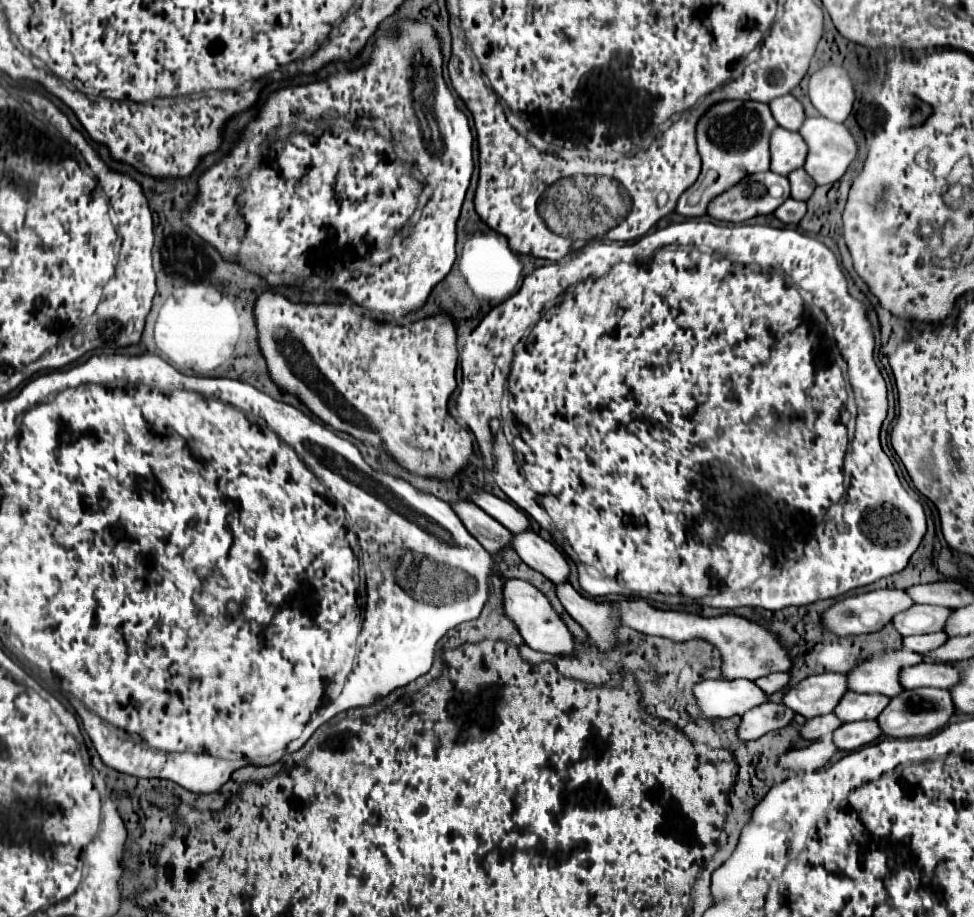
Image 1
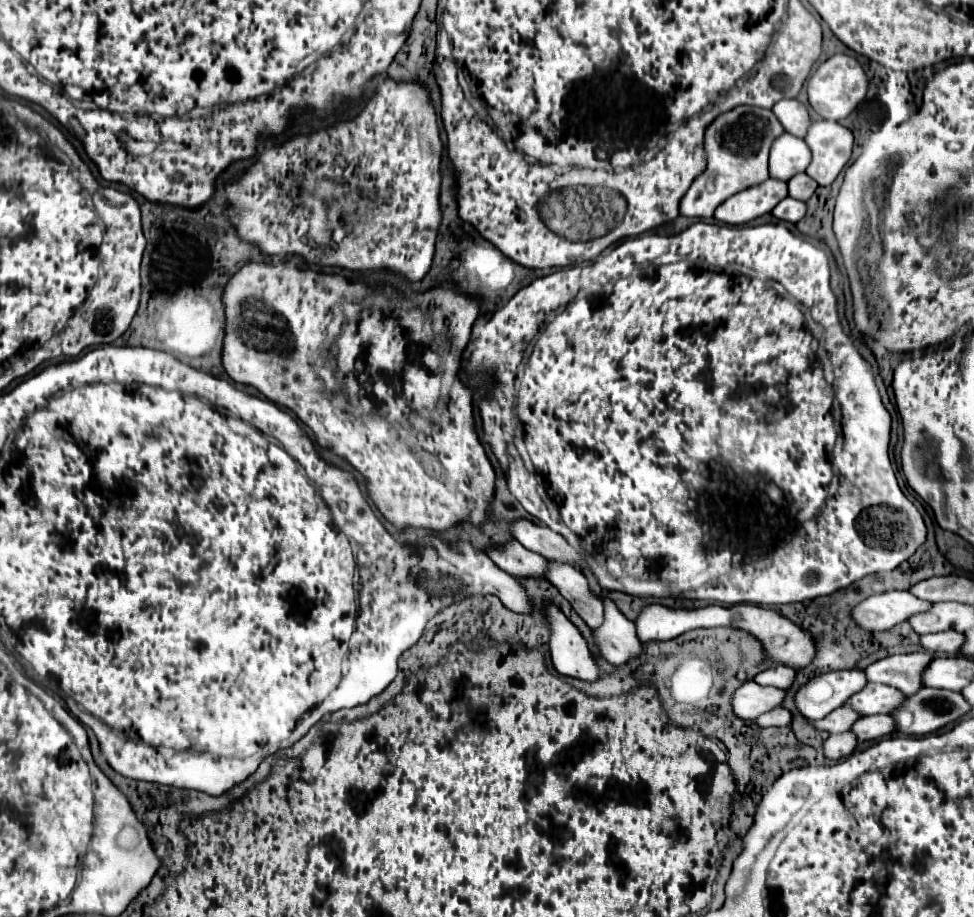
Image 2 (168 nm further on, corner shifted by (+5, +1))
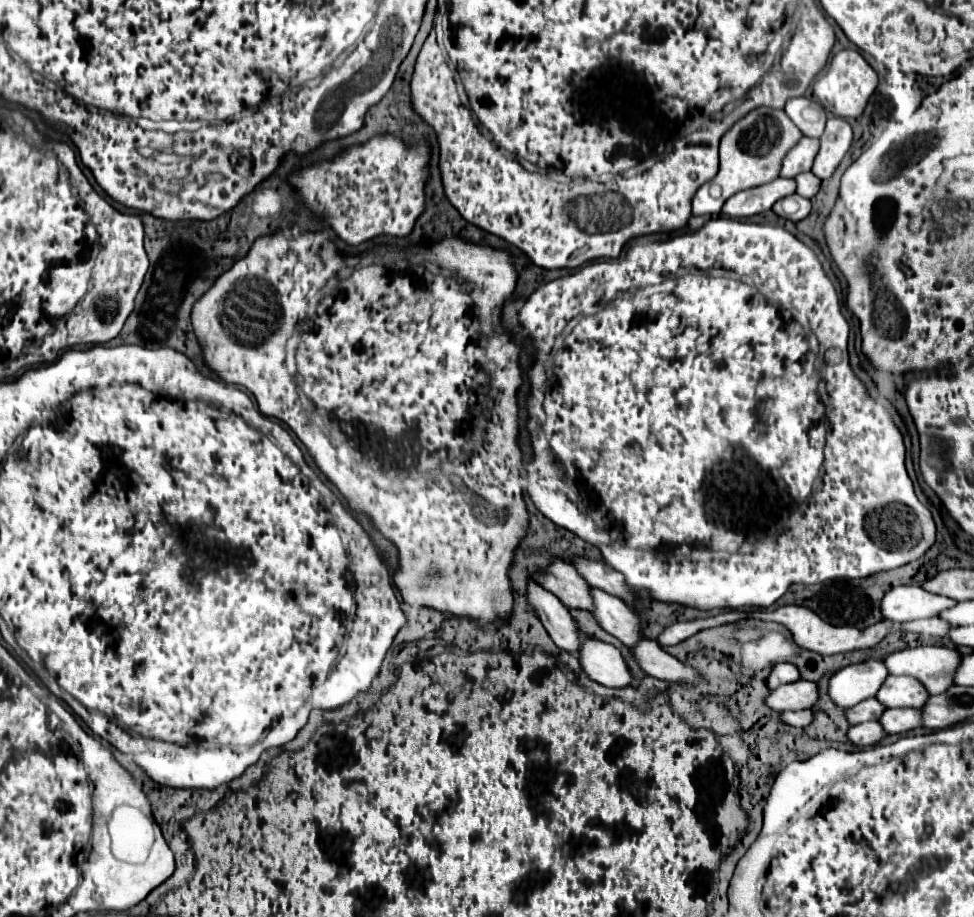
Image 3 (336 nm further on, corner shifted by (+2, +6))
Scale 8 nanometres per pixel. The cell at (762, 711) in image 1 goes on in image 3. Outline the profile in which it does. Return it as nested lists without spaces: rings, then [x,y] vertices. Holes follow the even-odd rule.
[[[810,709],[784,711],[784,713],[780,713],[780,719],[782,719],[786,725],[792,725],[792,727],[806,727],[806,725],[812,721],[812,711],[810,711]]]

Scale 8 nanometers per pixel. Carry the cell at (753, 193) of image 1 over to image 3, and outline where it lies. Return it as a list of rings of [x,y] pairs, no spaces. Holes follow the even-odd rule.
[[[774,179],[772,183],[766,183],[762,187],[752,187],[746,191],[740,191],[736,195],[732,195],[724,207],[722,213],[726,217],[738,219],[738,217],[752,217],[758,213],[764,213],[768,209],[772,209],[772,205],[786,197],[792,195],[796,191],[796,181],[794,179]]]

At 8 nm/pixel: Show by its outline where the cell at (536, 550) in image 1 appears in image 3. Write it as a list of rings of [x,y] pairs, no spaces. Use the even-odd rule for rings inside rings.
[[[590,587],[590,597],[594,603],[594,619],[610,635],[618,637],[626,647],[634,645],[642,637],[640,619],[636,613],[620,599],[598,587]]]

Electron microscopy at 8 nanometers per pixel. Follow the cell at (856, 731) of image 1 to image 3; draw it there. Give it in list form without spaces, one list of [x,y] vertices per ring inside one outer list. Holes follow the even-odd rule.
[[[886,709],[878,719],[886,733],[906,733],[920,727],[920,709]]]

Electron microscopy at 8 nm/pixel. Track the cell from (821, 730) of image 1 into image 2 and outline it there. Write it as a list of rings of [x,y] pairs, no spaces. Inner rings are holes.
[[[841,706],[837,710],[833,710],[831,714],[827,714],[825,718],[817,720],[815,726],[819,726],[819,730],[827,730],[831,734],[839,734],[839,732],[847,732],[851,730],[851,726],[861,718],[861,714],[857,710],[853,710],[851,706]]]

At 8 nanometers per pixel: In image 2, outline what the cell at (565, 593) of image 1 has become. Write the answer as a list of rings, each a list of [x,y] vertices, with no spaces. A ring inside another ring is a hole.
[[[605,598],[605,622],[601,628],[593,630],[601,656],[615,666],[627,664],[631,658],[639,658],[643,654],[643,642],[637,638],[635,624],[627,620],[617,606]]]

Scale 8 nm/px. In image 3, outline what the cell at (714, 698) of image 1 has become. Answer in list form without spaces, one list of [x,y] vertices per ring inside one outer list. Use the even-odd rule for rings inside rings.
[[[794,681],[780,685],[778,689],[770,691],[764,699],[764,703],[772,711],[796,711],[796,709],[810,709],[818,699],[818,687],[812,681]]]

